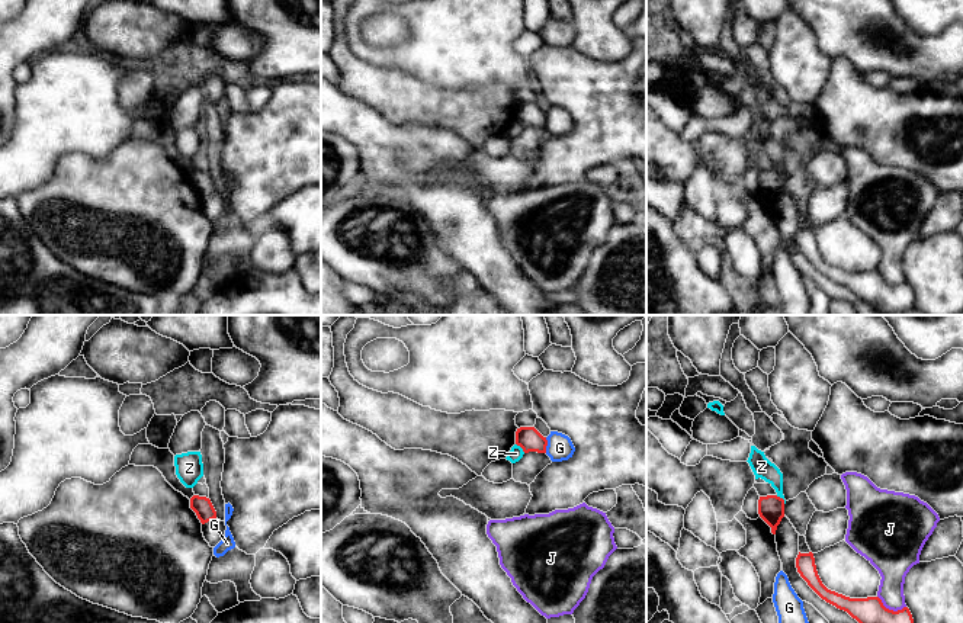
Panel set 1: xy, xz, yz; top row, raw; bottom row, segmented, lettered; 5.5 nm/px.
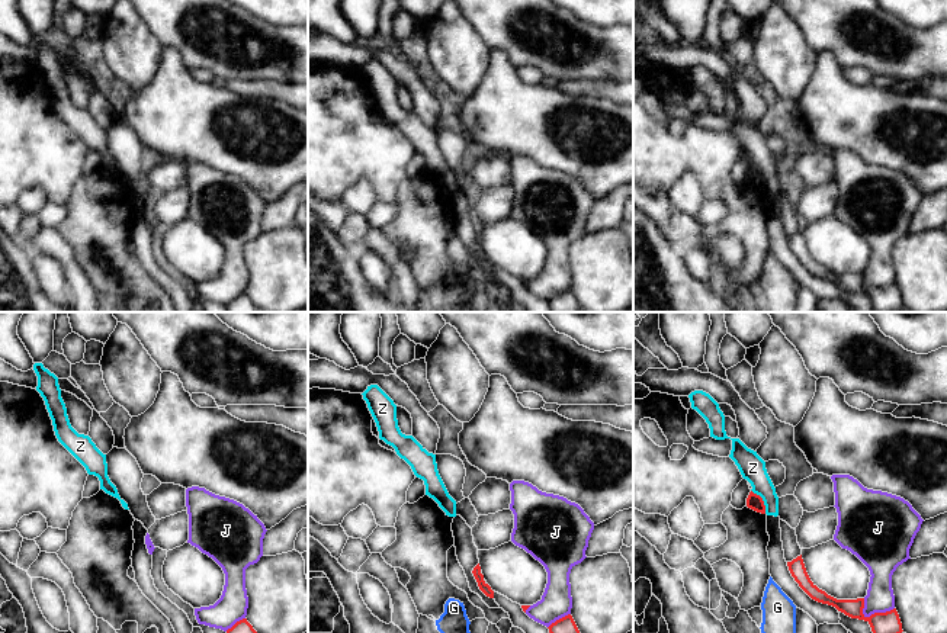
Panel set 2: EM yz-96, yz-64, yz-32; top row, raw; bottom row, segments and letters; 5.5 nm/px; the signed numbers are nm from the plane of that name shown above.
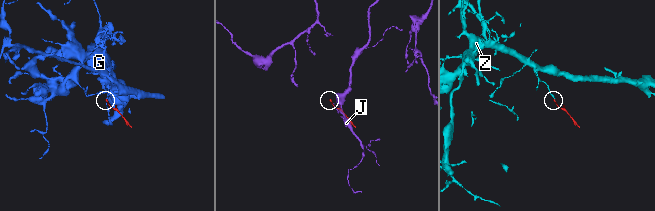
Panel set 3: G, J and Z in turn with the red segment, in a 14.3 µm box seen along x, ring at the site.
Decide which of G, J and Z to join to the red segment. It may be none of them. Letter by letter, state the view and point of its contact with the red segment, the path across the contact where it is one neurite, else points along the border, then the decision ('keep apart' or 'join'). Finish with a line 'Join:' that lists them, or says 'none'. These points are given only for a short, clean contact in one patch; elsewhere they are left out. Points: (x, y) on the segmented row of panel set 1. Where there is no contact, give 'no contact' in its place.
G: meets red in xz at (546, 445); border along xz (545, 437), (546, 452); keep apart
J: meets red in yz at (891, 610); keep apart
Z: meets red in yz at (782, 498); border along yz (776, 495), (785, 503); keep apart
Join: none

